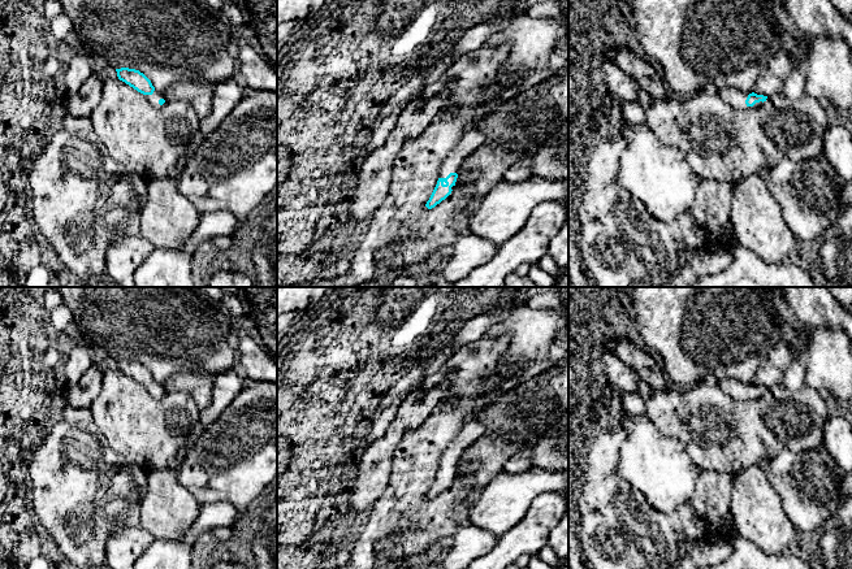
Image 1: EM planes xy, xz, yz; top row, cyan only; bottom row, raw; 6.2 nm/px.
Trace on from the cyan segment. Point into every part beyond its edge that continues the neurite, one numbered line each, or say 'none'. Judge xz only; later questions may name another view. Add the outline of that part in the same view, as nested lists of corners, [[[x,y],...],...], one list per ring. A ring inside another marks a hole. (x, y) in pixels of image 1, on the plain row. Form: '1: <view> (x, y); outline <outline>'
1: xz (474, 429); outline [[[476,413],[442,452],[438,469],[446,469],[450,464],[458,465],[464,451],[484,434],[485,426],[481,422],[481,416]]]

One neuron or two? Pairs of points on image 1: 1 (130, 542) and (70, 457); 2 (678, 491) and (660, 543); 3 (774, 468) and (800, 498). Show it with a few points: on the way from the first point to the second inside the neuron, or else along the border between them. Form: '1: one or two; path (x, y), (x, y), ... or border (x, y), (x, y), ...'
1: two; border (138, 525), (115, 530), (106, 544), (104, 555)
2: two; border (644, 498), (664, 512), (673, 512), (691, 500)
3: one; path (782, 476), (796, 490)

